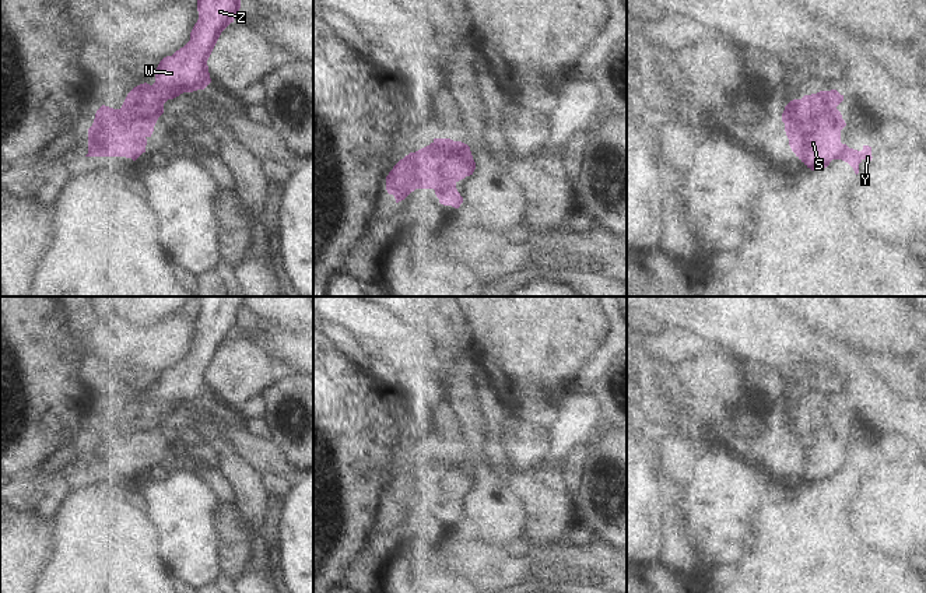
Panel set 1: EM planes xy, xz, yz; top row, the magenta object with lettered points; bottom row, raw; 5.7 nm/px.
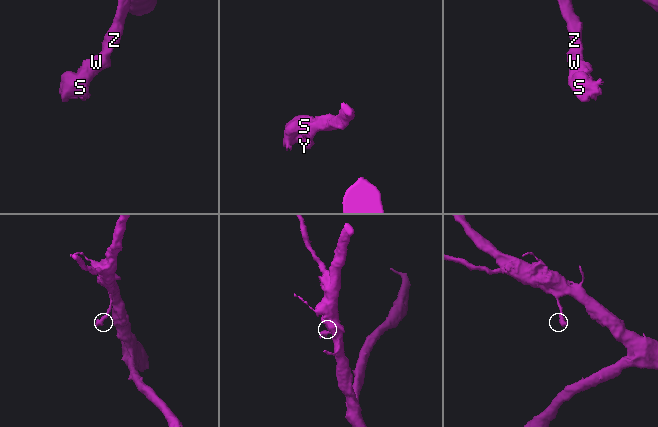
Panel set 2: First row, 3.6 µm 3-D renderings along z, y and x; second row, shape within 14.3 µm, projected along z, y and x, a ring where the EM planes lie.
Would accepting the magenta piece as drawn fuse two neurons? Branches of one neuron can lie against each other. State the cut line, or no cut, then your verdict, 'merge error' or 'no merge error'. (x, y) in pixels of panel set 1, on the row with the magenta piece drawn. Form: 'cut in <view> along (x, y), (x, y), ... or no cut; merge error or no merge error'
no cut; no merge error

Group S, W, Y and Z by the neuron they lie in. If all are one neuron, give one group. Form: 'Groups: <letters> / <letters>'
Groups: S W Y Z

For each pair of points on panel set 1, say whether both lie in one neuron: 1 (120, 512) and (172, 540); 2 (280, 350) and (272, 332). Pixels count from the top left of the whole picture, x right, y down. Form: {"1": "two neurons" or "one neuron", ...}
{"1": "two neurons", "2": "one neuron"}

